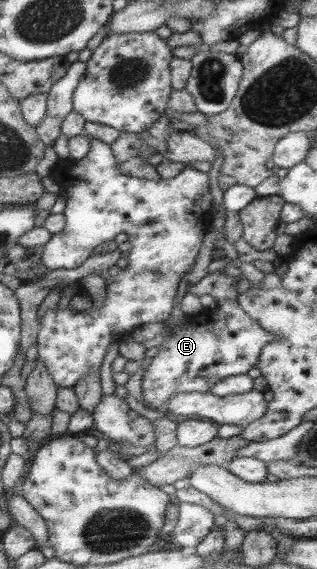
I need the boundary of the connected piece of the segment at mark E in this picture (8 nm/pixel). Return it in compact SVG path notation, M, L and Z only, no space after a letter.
M221 269L204 275L190 286L190 291L196 295L210 294L216 306L185 316L174 325L161 321L167 336L152 350L150 363L142 376L142 399L150 405L146 408L160 411L164 402L178 392L209 392L216 382L247 374L258 362L261 348L266 342L272 342L273 336L240 308L236 282L236 278L225 275Z

